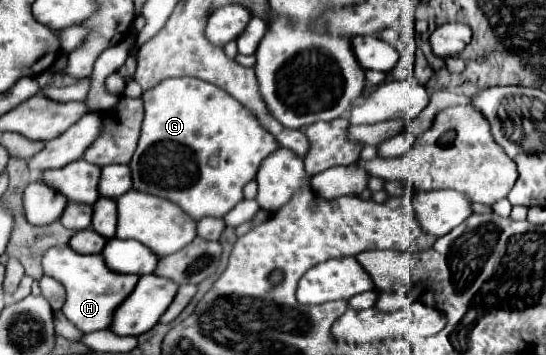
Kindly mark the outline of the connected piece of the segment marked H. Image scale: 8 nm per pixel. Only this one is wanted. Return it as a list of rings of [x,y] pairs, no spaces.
[[[55,246],[49,252],[45,252],[43,270],[45,270],[45,274],[53,276],[55,280],[63,282],[63,286],[67,290],[63,314],[83,334],[89,334],[95,330],[107,330],[113,322],[115,310],[135,290],[135,284],[139,280],[139,276],[135,276],[135,274],[111,272],[107,268],[107,264],[103,264],[103,254],[89,254],[89,256],[77,254],[69,246]]]

